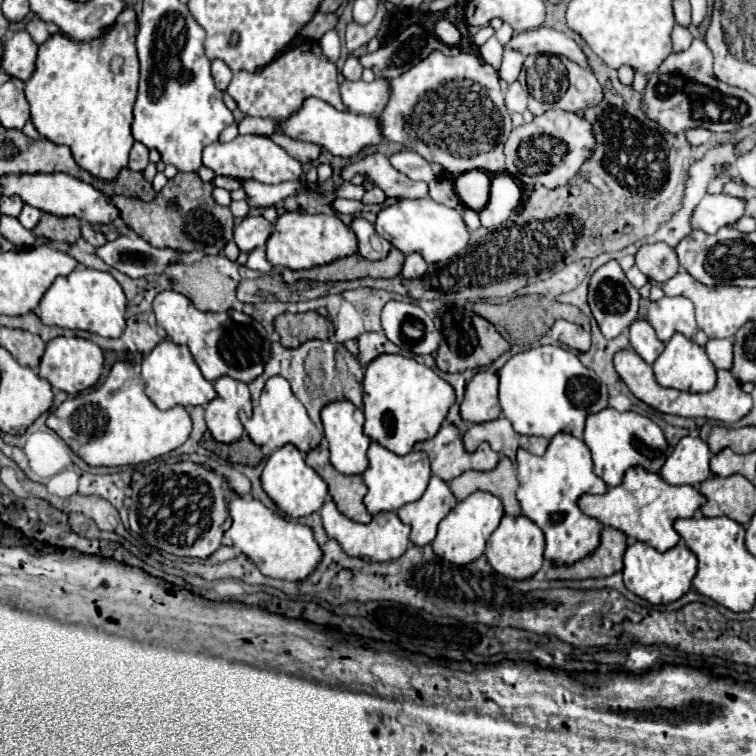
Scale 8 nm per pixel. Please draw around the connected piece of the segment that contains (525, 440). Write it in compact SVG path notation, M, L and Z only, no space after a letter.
M521 436L521 448L529 450L531 454L541 456L549 446L547 438L539 438L539 436Z

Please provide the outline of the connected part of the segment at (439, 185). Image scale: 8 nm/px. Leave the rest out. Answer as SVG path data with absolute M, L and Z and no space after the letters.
M443 178L443 180L433 180L429 182L429 196L439 202L439 204L445 204L449 208L457 208L461 202L459 202L459 196L455 196L455 188L453 188L453 182Z

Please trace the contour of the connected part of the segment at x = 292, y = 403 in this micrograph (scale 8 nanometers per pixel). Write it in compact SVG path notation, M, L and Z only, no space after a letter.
M273 376L267 380L259 404L253 408L251 418L245 424L245 432L257 446L267 446L269 450L277 450L285 444L293 444L301 452L309 452L321 442L319 428L311 422L305 406L297 400L297 396L291 392L291 386L285 378Z

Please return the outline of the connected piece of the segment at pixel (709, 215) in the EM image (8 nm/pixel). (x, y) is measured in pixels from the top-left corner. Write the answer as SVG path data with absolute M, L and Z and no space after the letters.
M707 194L691 214L691 228L715 234L725 224L737 222L743 216L745 202L725 194Z

